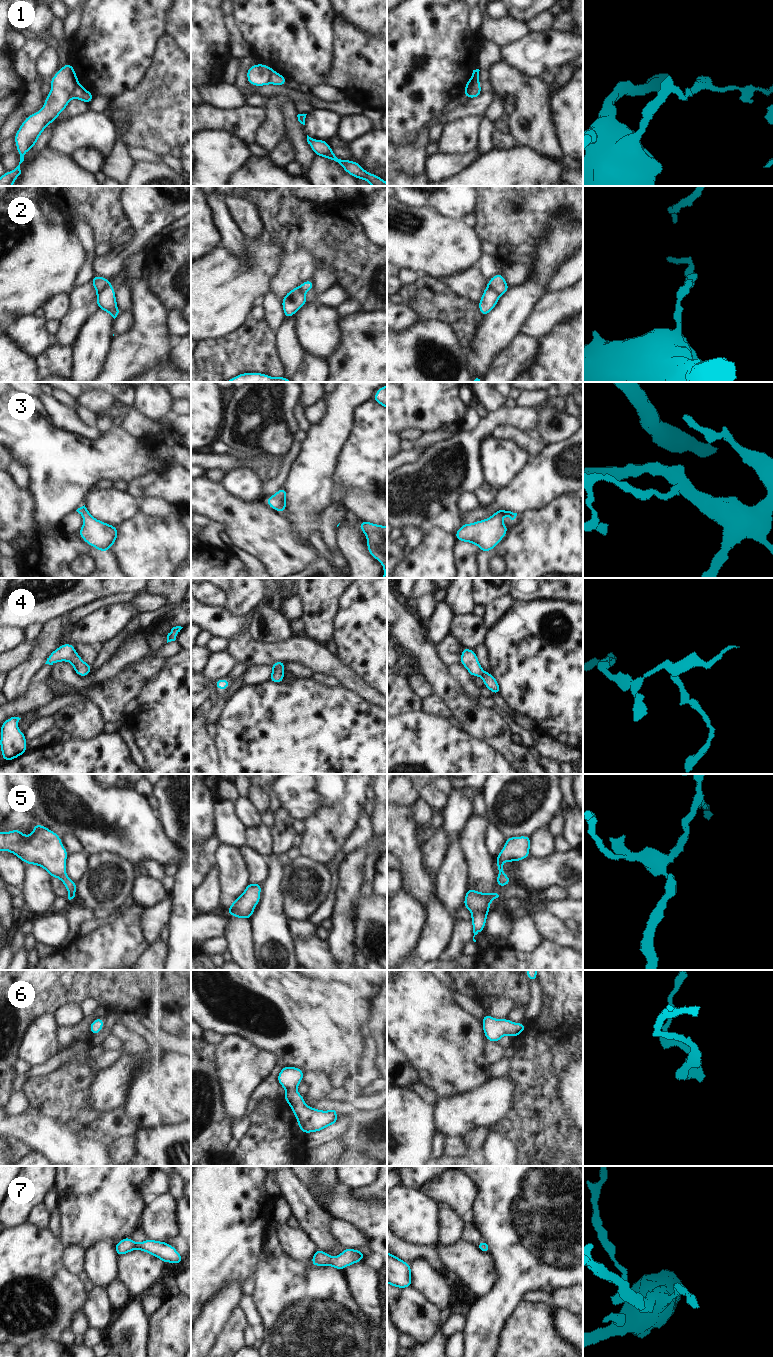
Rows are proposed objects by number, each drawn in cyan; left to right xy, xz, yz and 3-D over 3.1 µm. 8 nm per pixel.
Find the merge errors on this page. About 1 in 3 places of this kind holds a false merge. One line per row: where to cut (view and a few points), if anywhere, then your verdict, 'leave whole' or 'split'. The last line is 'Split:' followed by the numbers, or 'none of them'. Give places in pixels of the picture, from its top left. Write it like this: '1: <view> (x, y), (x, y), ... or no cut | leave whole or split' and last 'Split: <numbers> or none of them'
1: yz (478, 82), (465, 96) | split
2: yz (487, 284), (500, 295) | split
3: no cut | leave whole
4: no cut | leave whole
5: no cut | leave whole
6: no cut | leave whole
7: no cut | leave whole
Split: 1, 2

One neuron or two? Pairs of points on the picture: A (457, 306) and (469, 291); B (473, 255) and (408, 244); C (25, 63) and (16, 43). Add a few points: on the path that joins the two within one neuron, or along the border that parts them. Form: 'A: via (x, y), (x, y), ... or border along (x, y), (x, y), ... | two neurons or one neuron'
A: border along (445, 283), (455, 292), (477, 303) | two neurons
B: via (457, 248), (453, 246), (424, 244) | one neuron
C: border along (26, 40), (21, 47), (13, 52) | two neurons

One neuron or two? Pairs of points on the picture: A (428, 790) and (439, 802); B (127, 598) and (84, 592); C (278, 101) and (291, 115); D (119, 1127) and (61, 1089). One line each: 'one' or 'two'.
A: one
B: two
C: two
D: one

